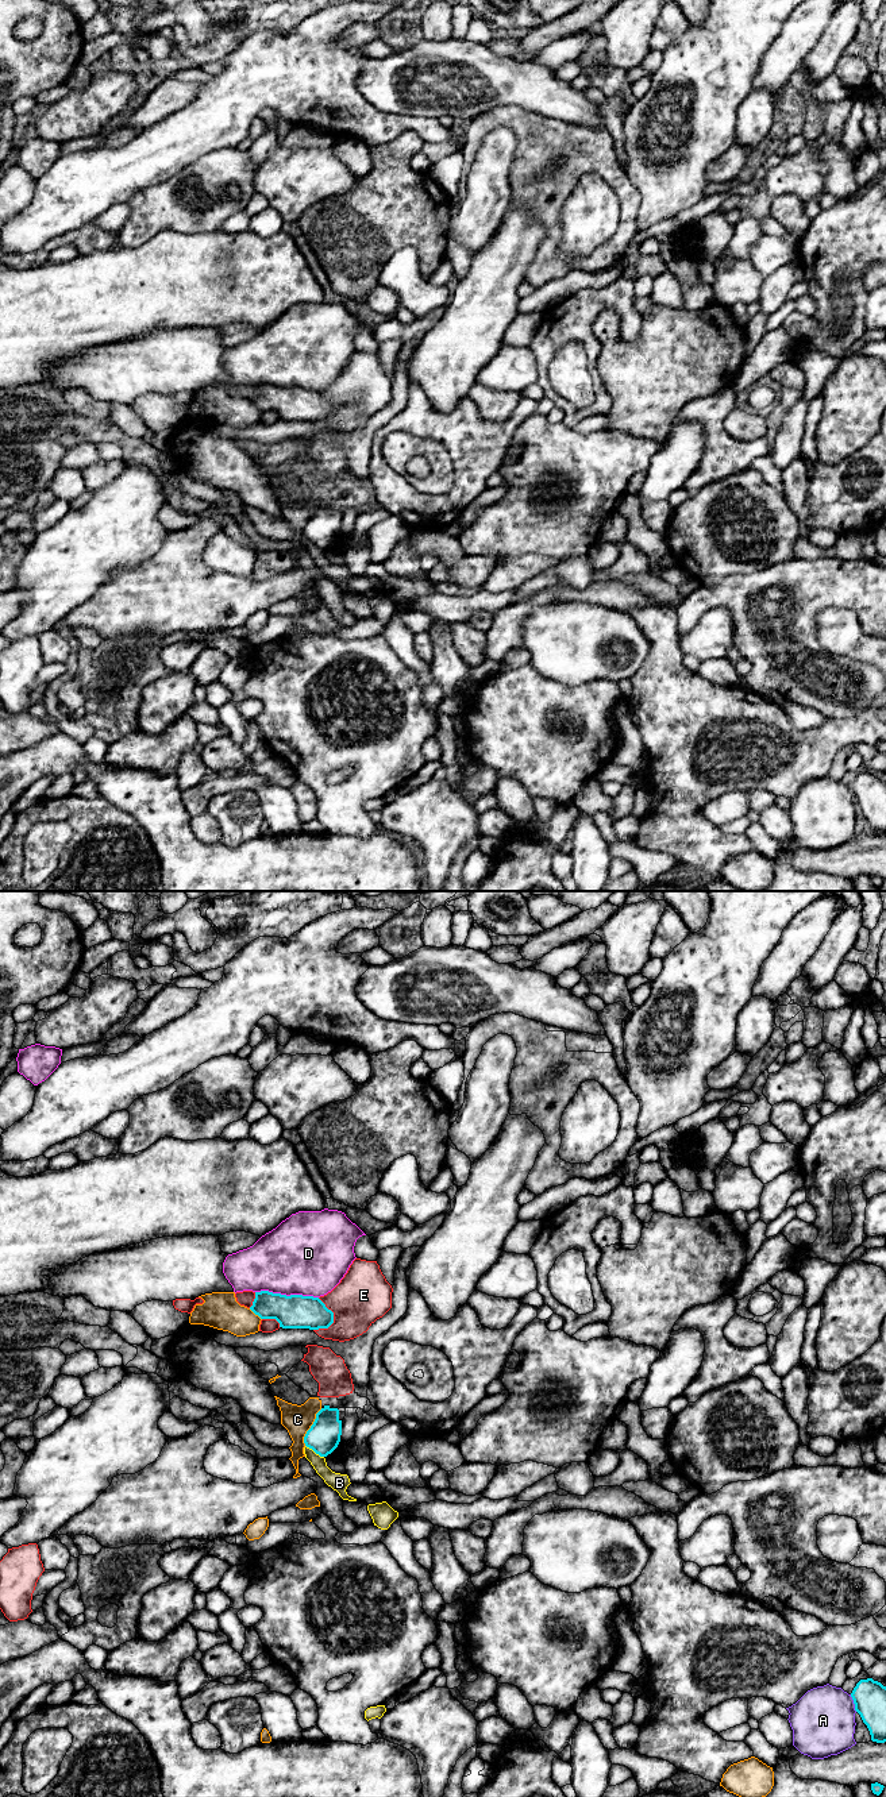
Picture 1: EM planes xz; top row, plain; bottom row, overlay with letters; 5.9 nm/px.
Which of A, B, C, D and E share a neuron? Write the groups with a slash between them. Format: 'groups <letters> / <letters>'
groups A / B / C / D / E

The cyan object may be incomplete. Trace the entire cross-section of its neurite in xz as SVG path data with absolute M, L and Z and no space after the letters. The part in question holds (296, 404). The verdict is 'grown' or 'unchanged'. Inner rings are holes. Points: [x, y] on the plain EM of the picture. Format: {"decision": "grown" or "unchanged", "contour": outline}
{"decision": "unchanged", "contour": "M261 383L255 385L250 402L261 412L276 412L282 421L319 423L334 416L334 405L313 389Z"}

